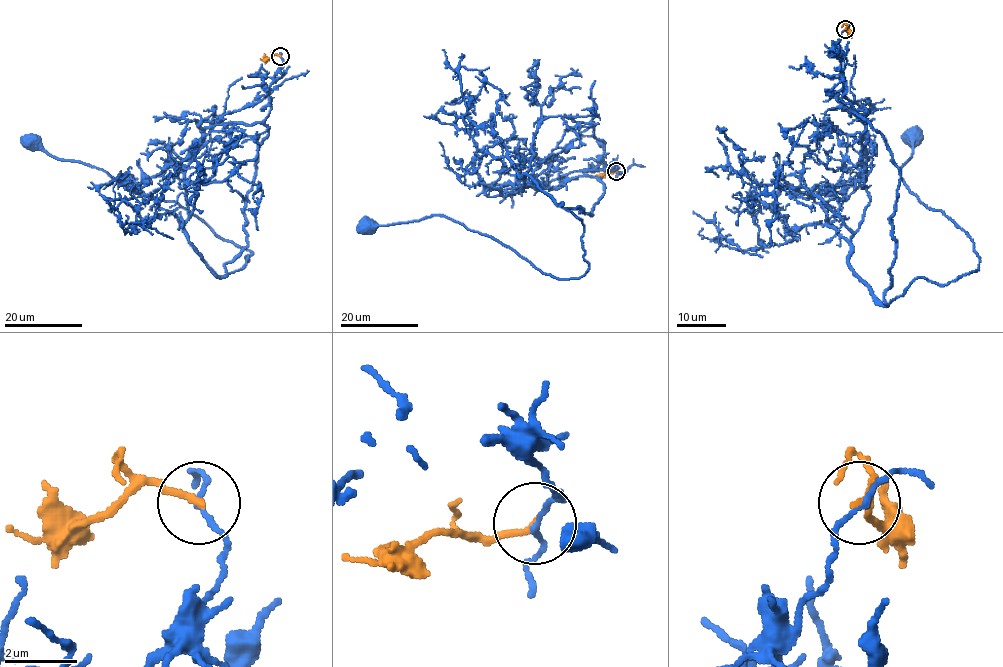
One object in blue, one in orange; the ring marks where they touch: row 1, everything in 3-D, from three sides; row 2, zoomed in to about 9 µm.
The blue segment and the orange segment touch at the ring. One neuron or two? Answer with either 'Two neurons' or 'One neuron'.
Two neurons

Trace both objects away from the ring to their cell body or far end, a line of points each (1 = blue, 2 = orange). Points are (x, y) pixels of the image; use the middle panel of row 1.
1: (616, 171), (591, 215), (561, 204), (583, 228), (577, 279), (439, 215), (368, 226)
2: (616, 171), (596, 174)

